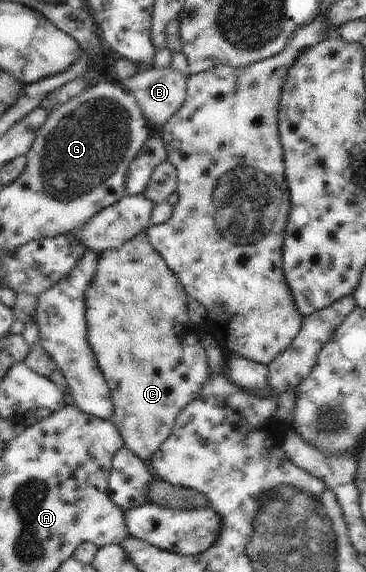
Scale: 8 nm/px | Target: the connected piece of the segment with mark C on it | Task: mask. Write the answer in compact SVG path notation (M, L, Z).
M141 231L119 249L100 252L99 269L85 295L85 319L87 342L111 391L112 423L123 437L124 448L149 464L151 457L171 436L179 413L195 399L211 373L201 339L197 337L197 331L191 331L196 327L187 314L191 298L177 275L150 245L145 233Z

